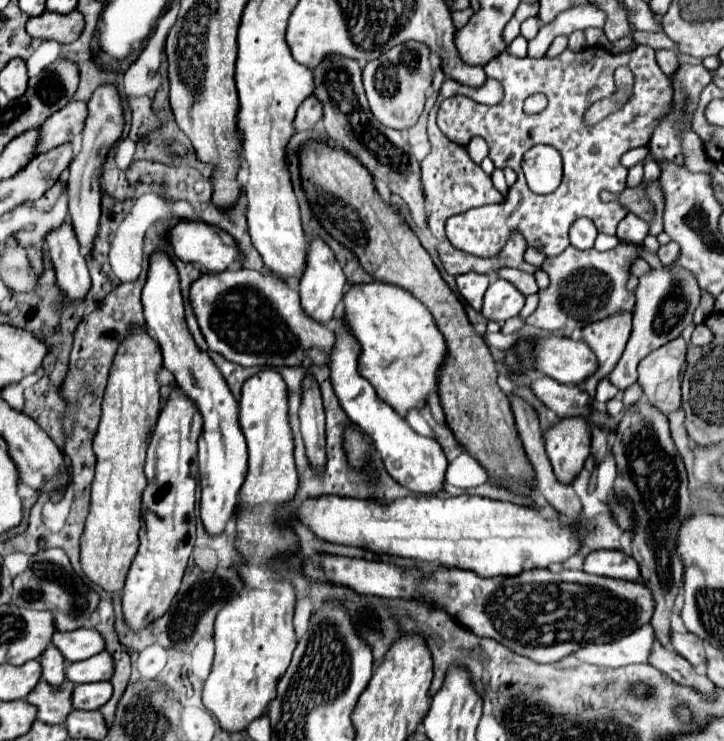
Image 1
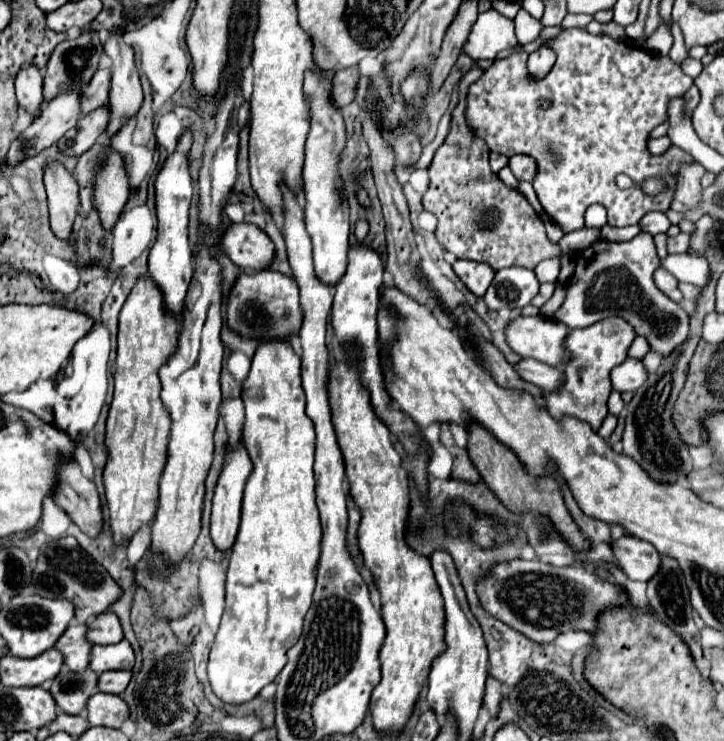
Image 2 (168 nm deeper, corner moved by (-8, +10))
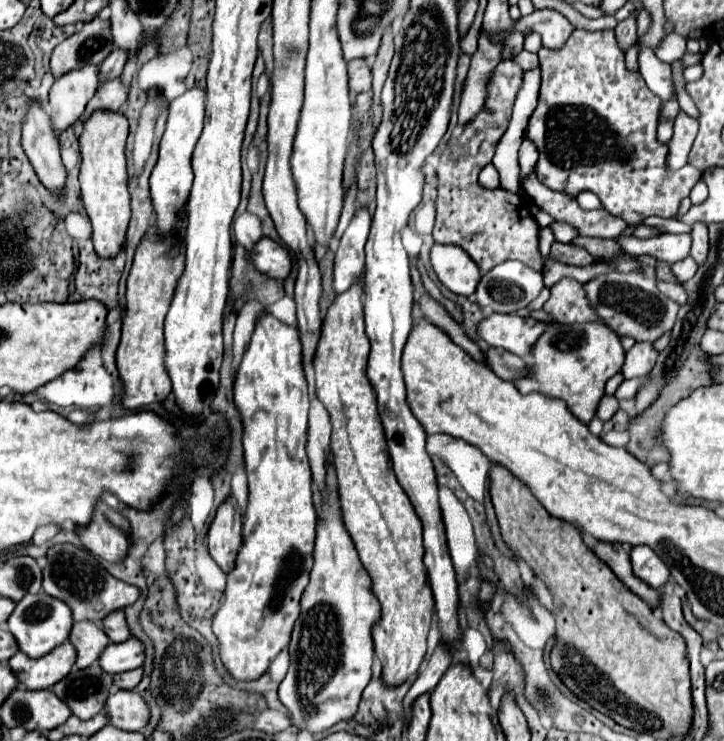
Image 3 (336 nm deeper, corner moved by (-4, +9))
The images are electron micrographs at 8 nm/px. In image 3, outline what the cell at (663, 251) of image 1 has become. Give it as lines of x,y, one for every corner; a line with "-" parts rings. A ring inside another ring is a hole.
662,233
660,237
652,237
652,239
638,239
631,235
630,237
618,237
616,241
630,255
652,255
658,261
666,261
670,265
688,257
690,243
692,243
688,233
684,235

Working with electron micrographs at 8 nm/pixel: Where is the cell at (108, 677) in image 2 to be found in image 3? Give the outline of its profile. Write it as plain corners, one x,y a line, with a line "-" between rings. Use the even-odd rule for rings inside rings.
142,667
114,675
114,685
118,689
134,689
140,683
140,679
142,679

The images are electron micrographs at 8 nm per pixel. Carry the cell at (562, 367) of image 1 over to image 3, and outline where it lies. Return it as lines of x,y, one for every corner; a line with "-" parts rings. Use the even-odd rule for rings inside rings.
494,313
480,323
478,333
488,345
502,347
522,359
528,359
534,343
544,333
544,323
532,317
522,319
518,315

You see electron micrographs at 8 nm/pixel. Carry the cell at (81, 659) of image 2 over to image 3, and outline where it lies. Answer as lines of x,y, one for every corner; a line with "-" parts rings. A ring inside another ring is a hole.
80,621
72,625
68,641
76,647
76,667
86,669
92,665
104,647
110,643
106,633
100,629
100,625
94,625
92,621

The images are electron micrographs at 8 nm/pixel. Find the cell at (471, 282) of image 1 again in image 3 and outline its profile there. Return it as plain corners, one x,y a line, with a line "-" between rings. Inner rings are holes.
434,245
430,251
432,267
438,279
456,295
472,295
480,281
478,265
456,245

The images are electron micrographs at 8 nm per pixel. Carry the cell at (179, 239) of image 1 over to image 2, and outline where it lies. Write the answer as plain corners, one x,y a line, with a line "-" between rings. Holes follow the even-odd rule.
232,224
224,234
222,250
244,270
266,270
274,260
274,242
254,224

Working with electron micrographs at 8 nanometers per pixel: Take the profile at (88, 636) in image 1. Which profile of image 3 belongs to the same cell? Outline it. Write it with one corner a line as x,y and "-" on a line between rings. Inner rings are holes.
114,611
114,613
106,615
102,621
102,629
106,631
106,637
112,643
122,643
130,637
130,631
128,631
128,625
124,619
124,611

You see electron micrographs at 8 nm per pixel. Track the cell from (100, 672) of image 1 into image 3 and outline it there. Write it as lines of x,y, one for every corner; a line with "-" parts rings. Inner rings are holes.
130,637
124,643
110,643
100,659
98,659
102,671
114,675
114,673
122,673
122,671
130,671
136,669
144,663
144,649
142,643
134,637

